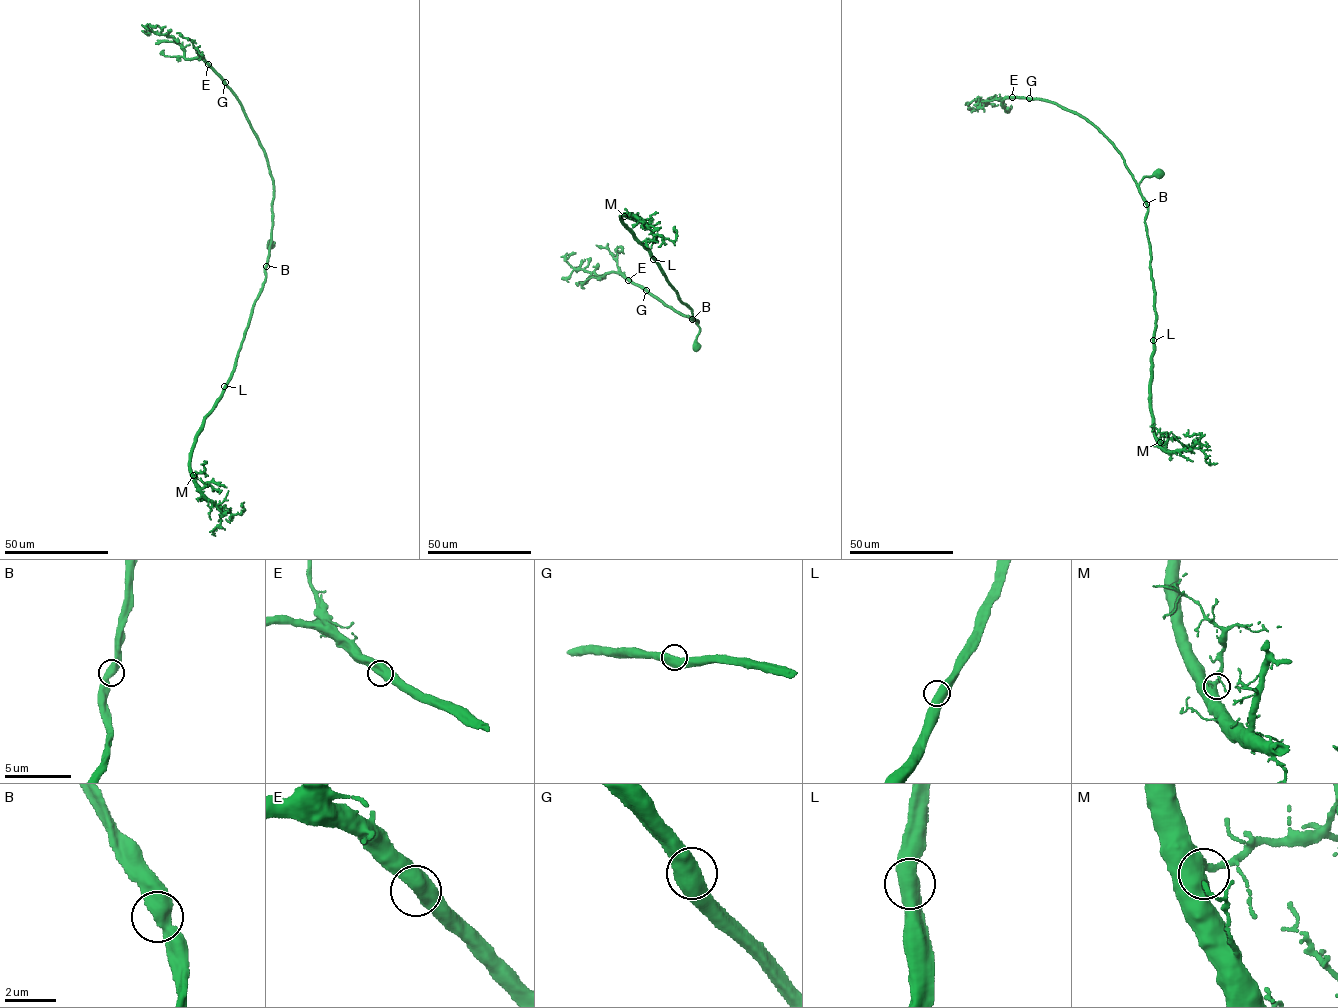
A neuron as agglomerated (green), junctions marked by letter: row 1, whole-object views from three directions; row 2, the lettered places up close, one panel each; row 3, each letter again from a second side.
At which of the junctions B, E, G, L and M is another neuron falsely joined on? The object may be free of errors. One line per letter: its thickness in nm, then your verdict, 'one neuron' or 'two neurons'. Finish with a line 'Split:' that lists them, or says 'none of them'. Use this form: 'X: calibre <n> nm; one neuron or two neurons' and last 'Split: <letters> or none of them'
B: calibre 550 nm; one neuron
E: calibre 600 nm; one neuron
G: calibre 600 nm; one neuron
L: calibre 550 nm; one neuron
M: calibre 550 nm; one neuron
Split: none of them

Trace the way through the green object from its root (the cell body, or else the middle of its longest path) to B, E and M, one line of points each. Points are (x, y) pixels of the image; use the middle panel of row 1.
B: (698, 347), (700, 327), (692, 319)
E: (698, 347), (698, 320), (676, 311), (628, 280)
M: (698, 347), (700, 327), (692, 319), (690, 307), (682, 303), (660, 264), (625, 225), (621, 214), (624, 216)

